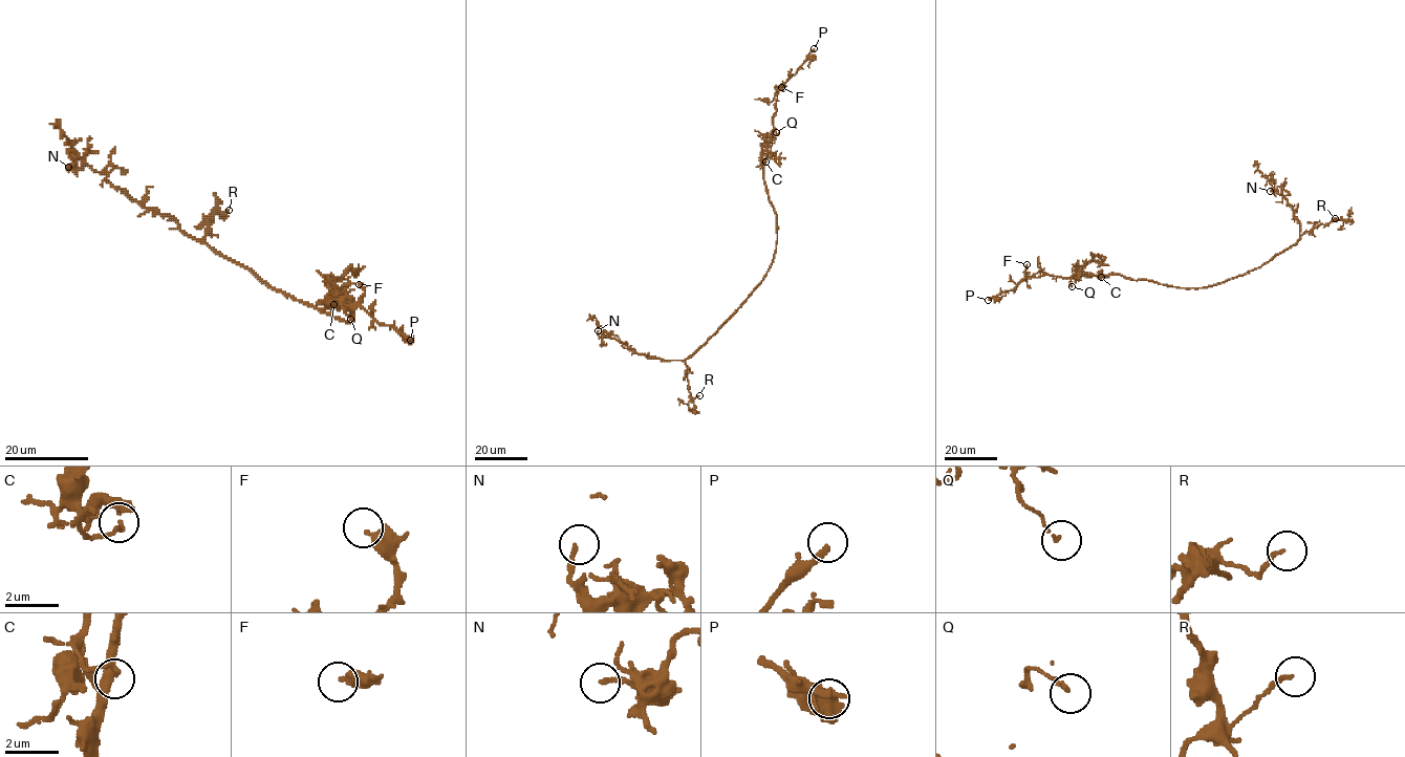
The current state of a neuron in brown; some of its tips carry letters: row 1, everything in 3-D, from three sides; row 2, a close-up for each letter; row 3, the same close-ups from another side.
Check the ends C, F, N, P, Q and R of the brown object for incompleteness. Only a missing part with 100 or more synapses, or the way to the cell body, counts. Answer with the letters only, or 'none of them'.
P

